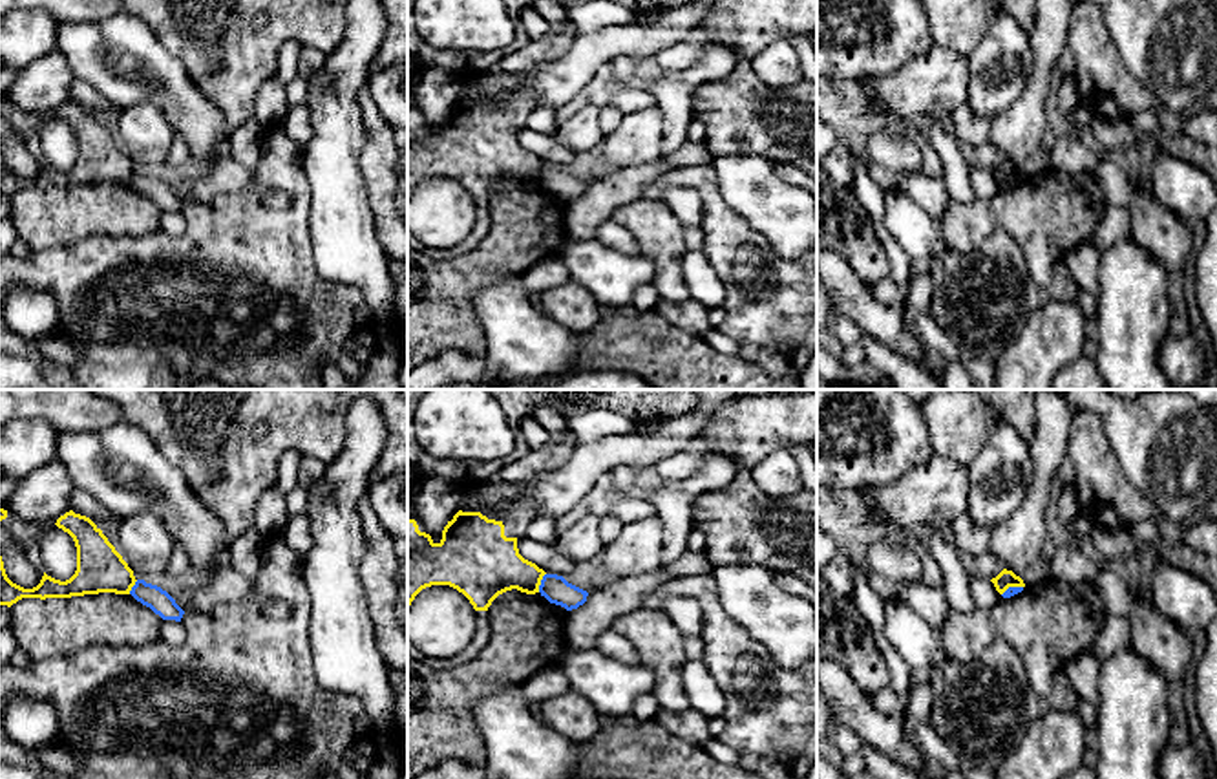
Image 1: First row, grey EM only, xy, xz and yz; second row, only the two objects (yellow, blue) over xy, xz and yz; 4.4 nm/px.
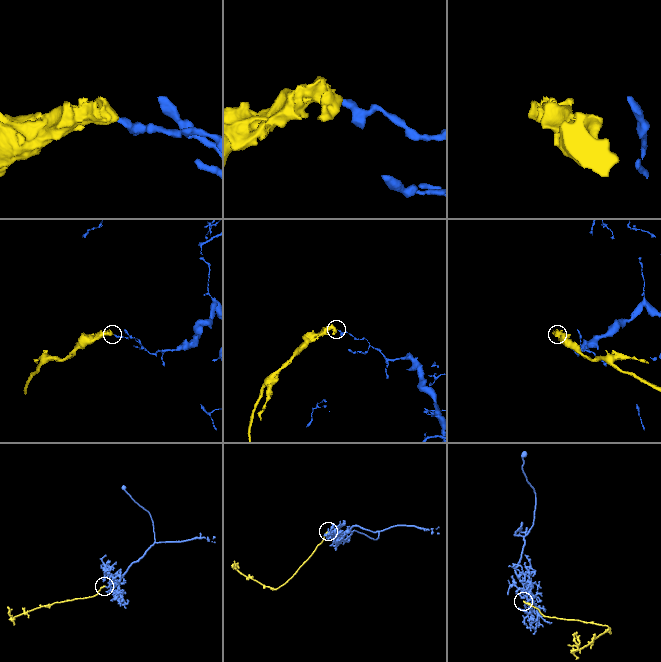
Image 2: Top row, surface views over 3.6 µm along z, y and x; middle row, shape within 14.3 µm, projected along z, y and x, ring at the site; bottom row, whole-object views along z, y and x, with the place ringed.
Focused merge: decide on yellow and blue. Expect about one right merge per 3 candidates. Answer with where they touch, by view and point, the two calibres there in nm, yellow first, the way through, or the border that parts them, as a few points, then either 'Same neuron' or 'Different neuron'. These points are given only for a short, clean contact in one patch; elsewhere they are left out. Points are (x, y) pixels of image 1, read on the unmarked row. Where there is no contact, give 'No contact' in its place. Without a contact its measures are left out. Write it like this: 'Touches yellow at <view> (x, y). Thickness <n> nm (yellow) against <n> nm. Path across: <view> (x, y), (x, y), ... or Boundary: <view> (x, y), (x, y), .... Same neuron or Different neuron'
Touches yellow at xz (539, 172). Thickness 300 nm (yellow) against 120 nm. Boundary: xz (545, 163), (538, 181). Different neuron

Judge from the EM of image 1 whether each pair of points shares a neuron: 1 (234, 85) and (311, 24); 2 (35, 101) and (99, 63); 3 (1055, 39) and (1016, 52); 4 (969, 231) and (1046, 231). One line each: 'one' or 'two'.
1: one
2: two
3: two
4: one

